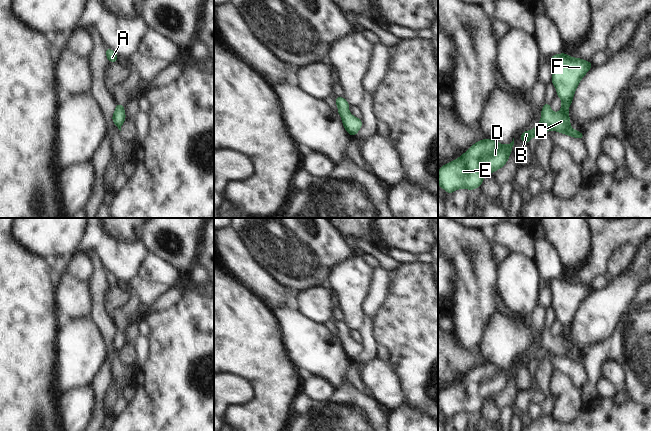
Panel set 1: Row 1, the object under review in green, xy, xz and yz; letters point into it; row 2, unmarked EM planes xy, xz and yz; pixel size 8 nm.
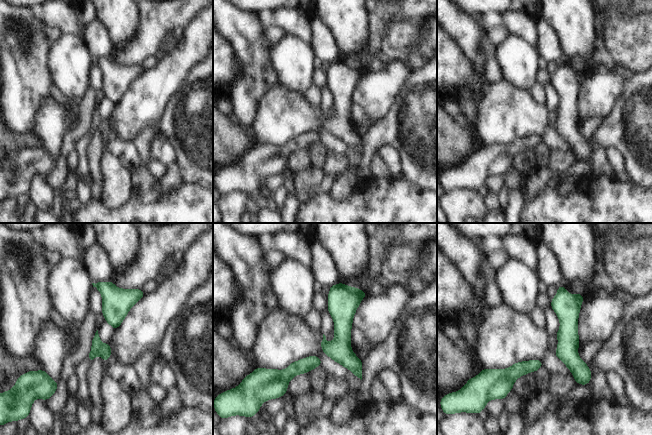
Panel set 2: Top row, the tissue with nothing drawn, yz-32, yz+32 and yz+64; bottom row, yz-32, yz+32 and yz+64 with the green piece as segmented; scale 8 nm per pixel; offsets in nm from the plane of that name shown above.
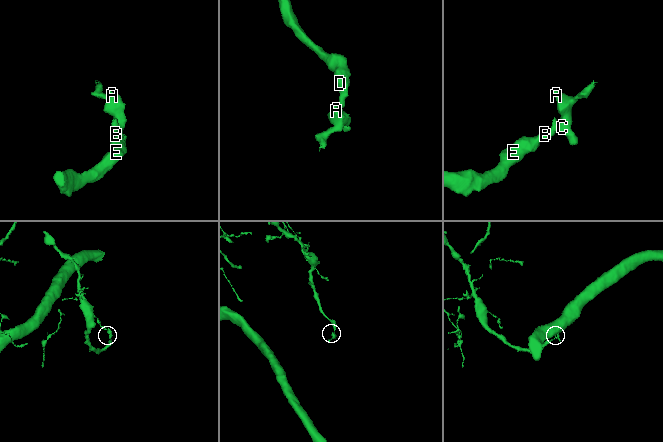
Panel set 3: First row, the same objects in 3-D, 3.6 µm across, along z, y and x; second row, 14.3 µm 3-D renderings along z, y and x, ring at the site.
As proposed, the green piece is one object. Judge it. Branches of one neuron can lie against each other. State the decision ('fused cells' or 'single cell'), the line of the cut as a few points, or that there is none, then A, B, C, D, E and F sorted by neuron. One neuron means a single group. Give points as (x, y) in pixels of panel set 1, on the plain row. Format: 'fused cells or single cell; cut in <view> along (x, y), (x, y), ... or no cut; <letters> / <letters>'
single cell; no cut; A B C D E F

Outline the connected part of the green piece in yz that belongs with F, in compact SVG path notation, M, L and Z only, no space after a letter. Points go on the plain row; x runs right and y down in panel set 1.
M565 277L551 280L552 307L562 324L560 336L553 337L547 326L541 335L541 345L530 355L523 356L520 361L522 368L528 368L533 360L542 361L548 354L554 354L568 360L583 363L580 357L570 351L568 331L571 329L575 314L583 300L592 291L592 287L580 282L572 282Z

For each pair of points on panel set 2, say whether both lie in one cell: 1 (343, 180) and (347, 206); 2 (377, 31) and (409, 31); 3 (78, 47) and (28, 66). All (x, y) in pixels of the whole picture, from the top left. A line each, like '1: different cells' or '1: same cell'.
1: different cells
2: different cells
3: different cells

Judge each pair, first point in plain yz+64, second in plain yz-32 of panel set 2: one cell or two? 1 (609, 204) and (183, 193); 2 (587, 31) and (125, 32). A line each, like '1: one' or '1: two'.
1: one
2: one

